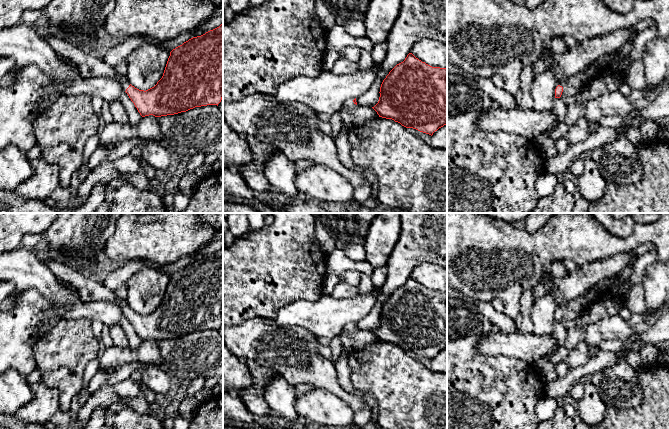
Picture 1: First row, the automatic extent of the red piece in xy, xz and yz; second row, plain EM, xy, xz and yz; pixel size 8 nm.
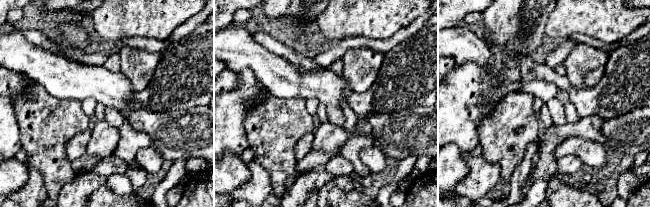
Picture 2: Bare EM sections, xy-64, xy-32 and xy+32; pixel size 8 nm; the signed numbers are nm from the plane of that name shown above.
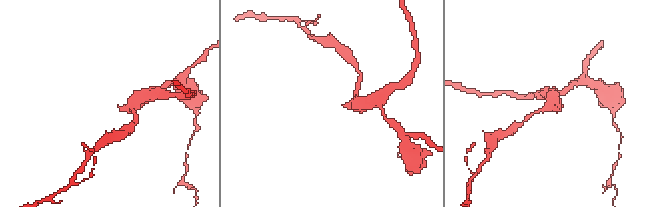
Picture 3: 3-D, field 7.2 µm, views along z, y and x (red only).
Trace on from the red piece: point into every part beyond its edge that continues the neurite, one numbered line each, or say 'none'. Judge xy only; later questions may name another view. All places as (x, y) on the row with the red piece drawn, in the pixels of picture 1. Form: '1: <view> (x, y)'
1: xy (124, 80)

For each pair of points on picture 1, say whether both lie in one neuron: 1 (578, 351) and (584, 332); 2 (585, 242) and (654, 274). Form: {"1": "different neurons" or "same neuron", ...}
{"1": "different neurons", "2": "different neurons"}

